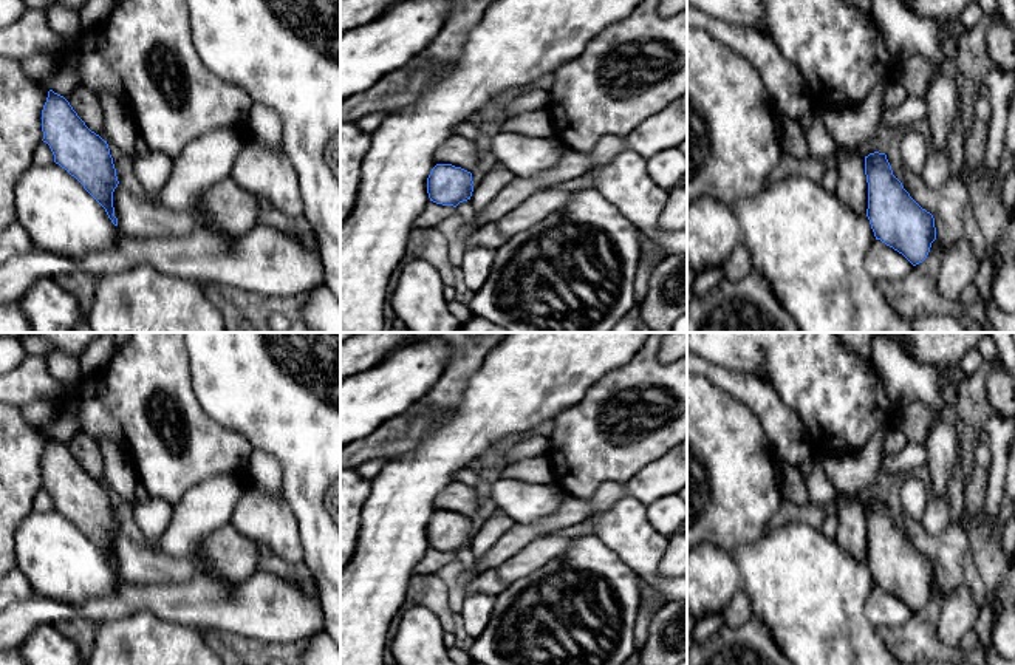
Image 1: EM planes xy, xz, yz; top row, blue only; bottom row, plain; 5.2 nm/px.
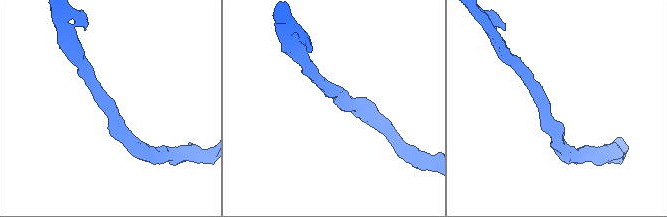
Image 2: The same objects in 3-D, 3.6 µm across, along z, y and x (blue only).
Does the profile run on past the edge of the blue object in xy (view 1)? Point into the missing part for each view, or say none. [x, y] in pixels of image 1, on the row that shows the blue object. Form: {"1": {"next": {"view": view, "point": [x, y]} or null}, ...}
{"1": {"next": {"view": "xy", "point": [136, 218]}}}

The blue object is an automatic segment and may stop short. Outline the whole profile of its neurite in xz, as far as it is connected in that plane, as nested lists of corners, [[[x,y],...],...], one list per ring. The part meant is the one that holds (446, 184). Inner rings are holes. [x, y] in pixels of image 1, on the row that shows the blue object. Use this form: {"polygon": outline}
{"polygon": [[[453,135],[436,150],[436,165],[427,178],[430,201],[456,207],[470,200],[473,192],[472,172],[483,147],[464,136]]]}

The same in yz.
{"polygon": [[[837,147],[834,165],[837,169],[836,195],[839,200],[851,212],[868,217],[876,240],[902,254],[913,266],[922,263],[930,252],[931,243],[936,240],[935,218],[910,196],[902,182],[893,175],[887,155],[874,152],[865,156],[863,152]]]}

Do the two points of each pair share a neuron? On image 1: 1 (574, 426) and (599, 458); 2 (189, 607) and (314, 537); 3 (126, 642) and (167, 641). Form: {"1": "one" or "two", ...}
{"1": "one", "2": "two", "3": "one"}

